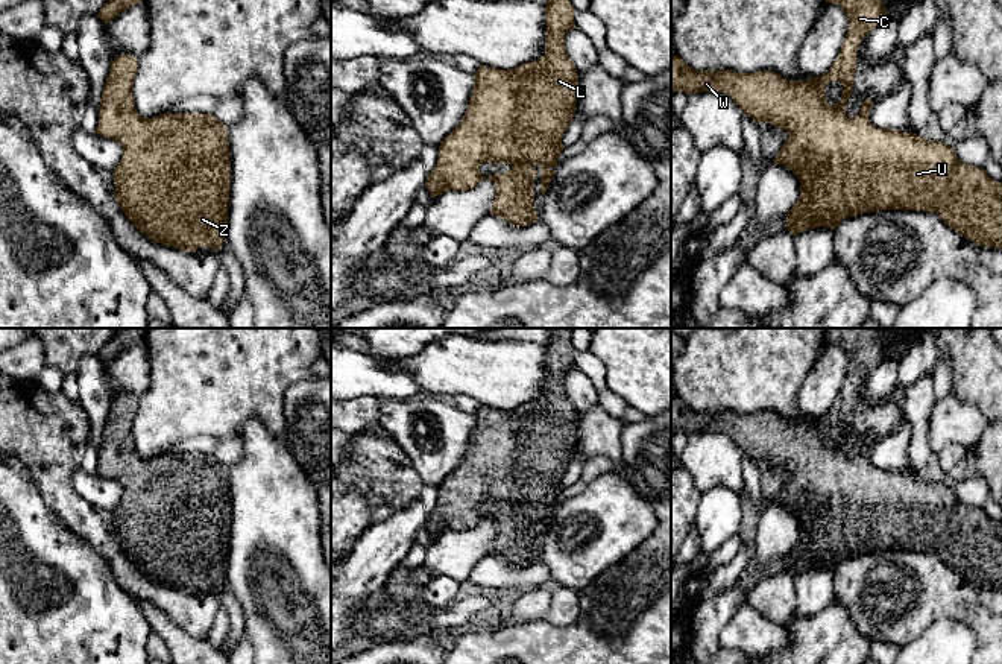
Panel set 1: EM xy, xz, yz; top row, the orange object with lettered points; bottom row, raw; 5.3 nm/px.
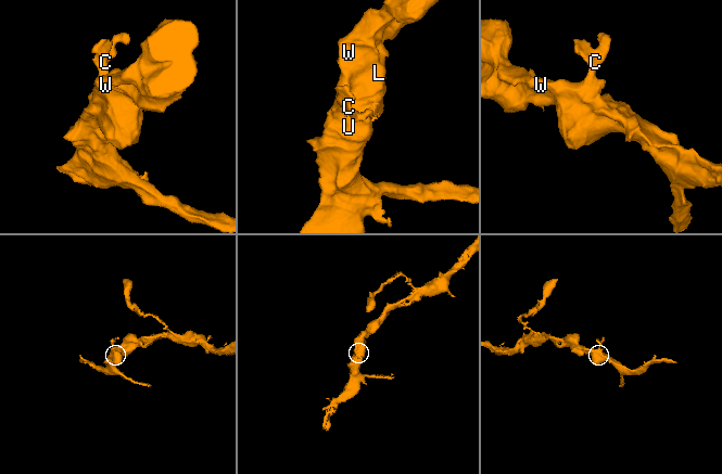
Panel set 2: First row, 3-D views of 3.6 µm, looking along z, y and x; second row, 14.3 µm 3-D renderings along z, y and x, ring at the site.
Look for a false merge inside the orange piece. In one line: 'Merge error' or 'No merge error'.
No merge error

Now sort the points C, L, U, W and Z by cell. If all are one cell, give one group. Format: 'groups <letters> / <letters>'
groups C L U W Z

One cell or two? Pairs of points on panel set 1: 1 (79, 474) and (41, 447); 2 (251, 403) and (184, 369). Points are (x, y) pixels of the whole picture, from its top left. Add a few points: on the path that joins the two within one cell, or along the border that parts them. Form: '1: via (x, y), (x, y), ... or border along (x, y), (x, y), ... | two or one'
1: border along (78, 467), (73, 473), (72, 486), (90, 503) | two
2: via (234, 386), (217, 369), (201, 369) | one

